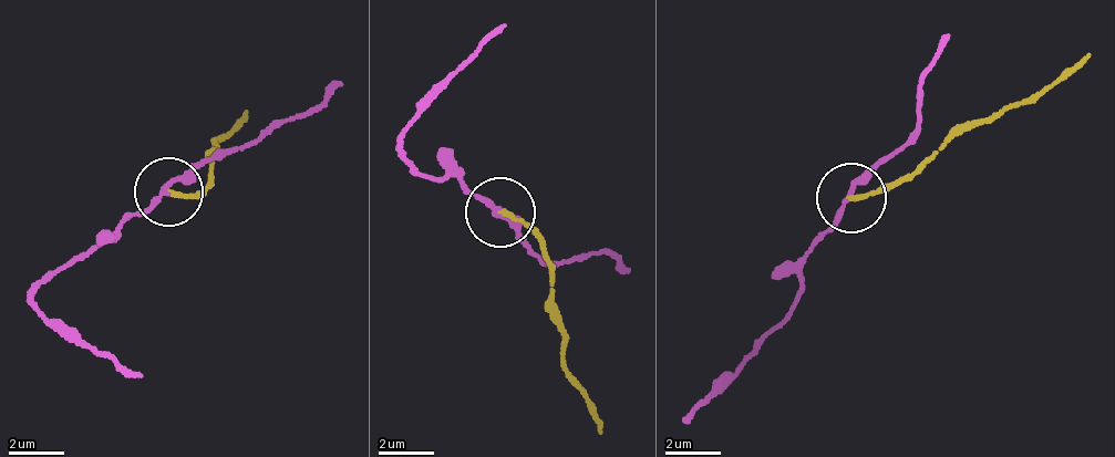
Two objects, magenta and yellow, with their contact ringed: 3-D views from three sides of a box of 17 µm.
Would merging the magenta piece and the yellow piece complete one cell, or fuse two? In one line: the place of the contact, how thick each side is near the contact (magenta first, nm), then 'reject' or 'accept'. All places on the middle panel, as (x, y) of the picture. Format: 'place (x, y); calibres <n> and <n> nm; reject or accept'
place (499, 211); calibres 190 and 160 nm; reject

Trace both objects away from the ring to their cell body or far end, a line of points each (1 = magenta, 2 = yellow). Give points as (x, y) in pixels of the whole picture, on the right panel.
1: (848, 199), (798, 259), (790, 318), (721, 372), (685, 422)
2: (848, 199), (884, 194), (970, 127), (1004, 115), (1086, 54)

